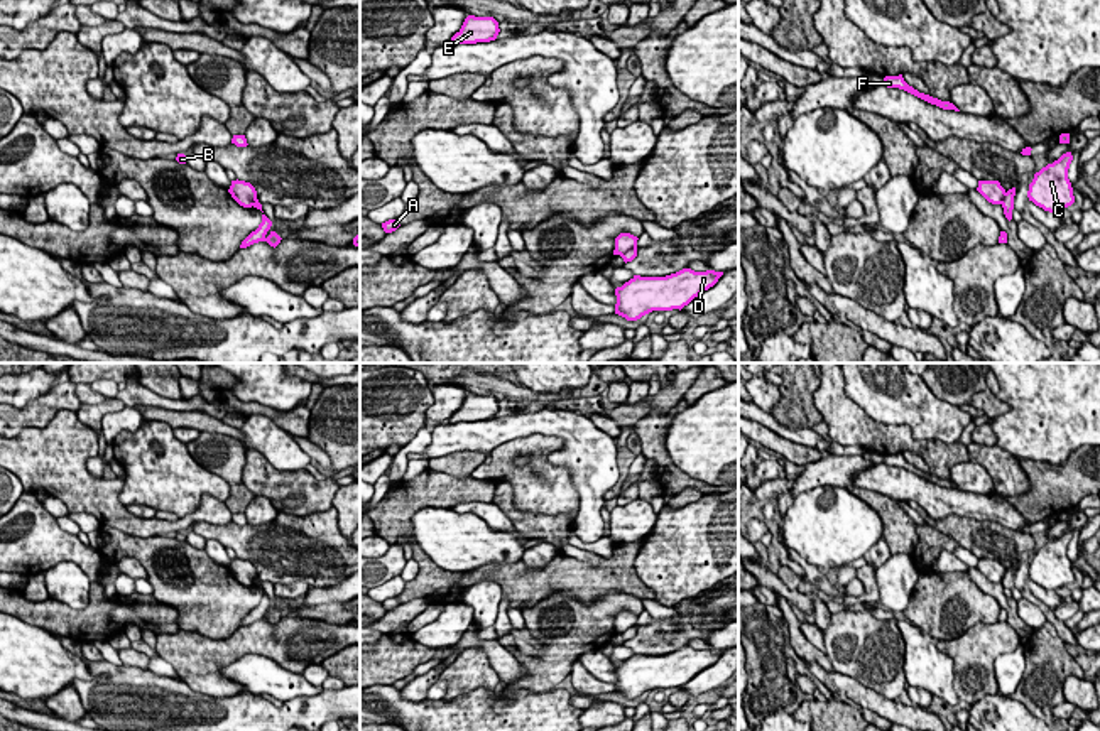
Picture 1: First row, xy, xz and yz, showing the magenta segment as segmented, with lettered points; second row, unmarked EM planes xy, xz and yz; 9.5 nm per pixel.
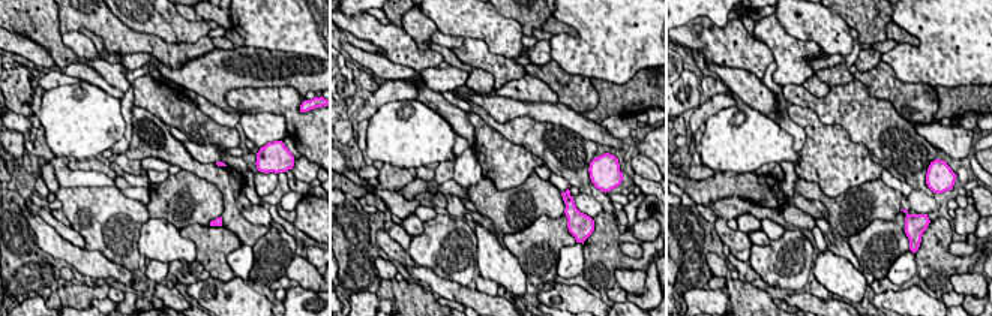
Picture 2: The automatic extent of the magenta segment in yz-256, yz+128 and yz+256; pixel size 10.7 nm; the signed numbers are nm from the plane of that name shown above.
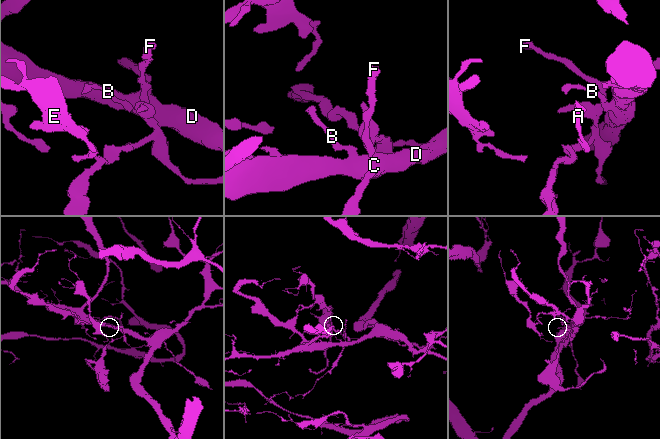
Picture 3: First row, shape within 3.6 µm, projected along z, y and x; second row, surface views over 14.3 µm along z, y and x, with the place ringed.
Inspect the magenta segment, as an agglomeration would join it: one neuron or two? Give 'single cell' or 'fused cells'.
fused cells

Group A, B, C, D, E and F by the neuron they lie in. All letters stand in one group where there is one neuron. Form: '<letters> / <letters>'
A B C D E / F

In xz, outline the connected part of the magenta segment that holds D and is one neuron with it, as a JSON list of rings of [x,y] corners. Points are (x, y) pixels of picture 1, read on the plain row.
[[[683,647],[666,655],[634,653],[615,667],[615,692],[637,699],[652,689],[683,687],[703,669],[713,665],[723,650]]]

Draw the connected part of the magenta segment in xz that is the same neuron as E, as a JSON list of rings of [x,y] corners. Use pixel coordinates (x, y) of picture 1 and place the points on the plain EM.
[[[468,393],[461,407],[451,415],[449,424],[490,420],[498,414],[498,400],[493,395]]]

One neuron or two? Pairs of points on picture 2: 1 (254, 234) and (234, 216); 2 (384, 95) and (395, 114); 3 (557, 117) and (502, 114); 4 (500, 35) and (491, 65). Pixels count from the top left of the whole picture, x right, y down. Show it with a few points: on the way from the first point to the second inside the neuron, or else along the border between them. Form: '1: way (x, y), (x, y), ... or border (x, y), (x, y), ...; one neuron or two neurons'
1: way (249, 232), (237, 220); one neuron
2: border (414, 98), (384, 102), (368, 119); two neurons
3: way (544, 113), (515, 110); one neuron
4: border (464, 38), (480, 39), (491, 53), (512, 59); two neurons

